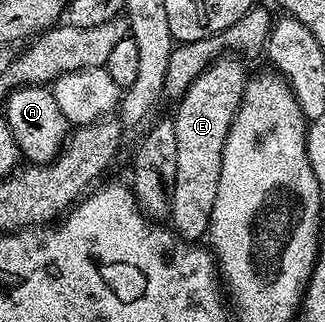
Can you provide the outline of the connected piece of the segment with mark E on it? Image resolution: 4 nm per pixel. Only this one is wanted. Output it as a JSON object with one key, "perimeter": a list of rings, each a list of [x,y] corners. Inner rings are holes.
{"perimeter":[[[236,56],[217,58],[175,103],[172,123],[178,140],[178,173],[172,189],[170,226],[188,244],[203,239],[208,232],[214,196],[218,194],[218,172],[222,172],[222,148],[244,95],[246,73],[240,61]]]}

